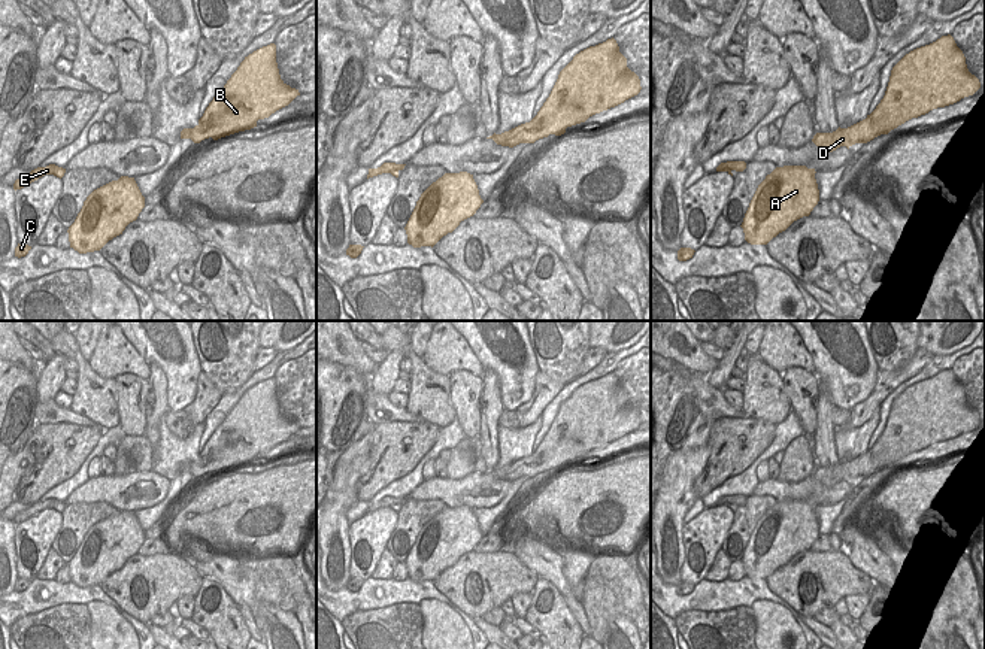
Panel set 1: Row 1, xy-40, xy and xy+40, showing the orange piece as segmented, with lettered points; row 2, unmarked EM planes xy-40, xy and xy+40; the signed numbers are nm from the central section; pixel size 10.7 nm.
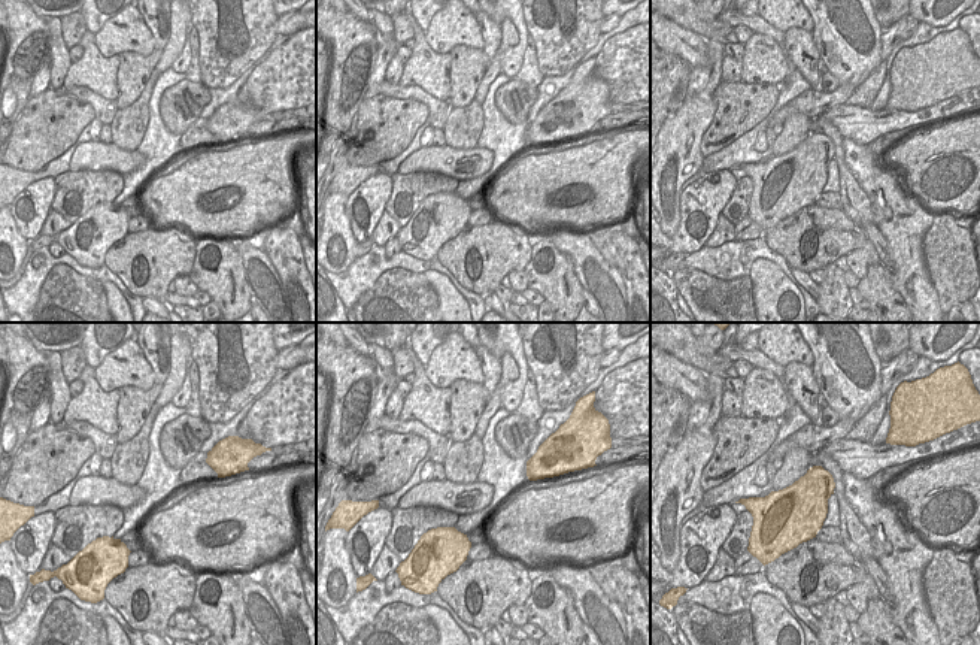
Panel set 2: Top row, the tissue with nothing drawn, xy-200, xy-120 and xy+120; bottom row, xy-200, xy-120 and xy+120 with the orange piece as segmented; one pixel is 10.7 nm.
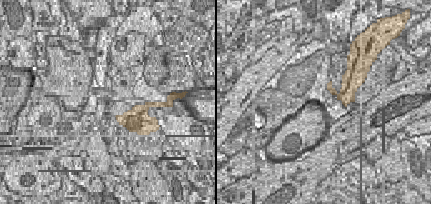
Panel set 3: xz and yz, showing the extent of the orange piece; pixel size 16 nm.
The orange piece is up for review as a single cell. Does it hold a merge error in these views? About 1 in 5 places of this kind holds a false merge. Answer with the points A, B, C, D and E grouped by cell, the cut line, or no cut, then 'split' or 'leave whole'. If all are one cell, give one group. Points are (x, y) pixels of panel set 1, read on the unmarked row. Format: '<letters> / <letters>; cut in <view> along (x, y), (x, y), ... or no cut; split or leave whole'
A B C D E; no cut; leave whole

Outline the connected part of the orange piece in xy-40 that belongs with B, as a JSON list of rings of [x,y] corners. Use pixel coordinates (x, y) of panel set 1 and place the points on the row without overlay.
[[[276,379],[263,380],[240,397],[224,422],[213,431],[194,463],[184,463],[181,473],[200,477],[251,464],[258,454],[269,452],[288,440],[298,424],[287,419],[279,409]]]

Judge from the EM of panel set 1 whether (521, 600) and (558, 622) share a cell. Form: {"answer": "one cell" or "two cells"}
{"answer": "two cells"}

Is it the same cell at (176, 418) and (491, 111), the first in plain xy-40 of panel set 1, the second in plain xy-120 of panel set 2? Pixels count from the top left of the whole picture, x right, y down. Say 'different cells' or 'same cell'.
different cells

